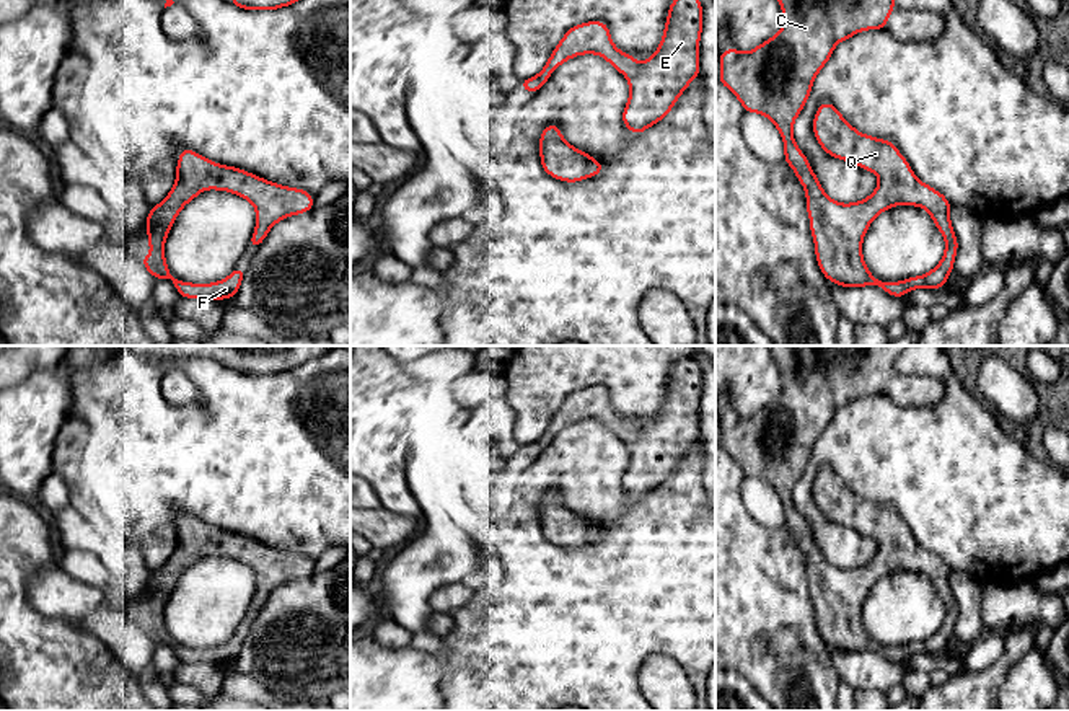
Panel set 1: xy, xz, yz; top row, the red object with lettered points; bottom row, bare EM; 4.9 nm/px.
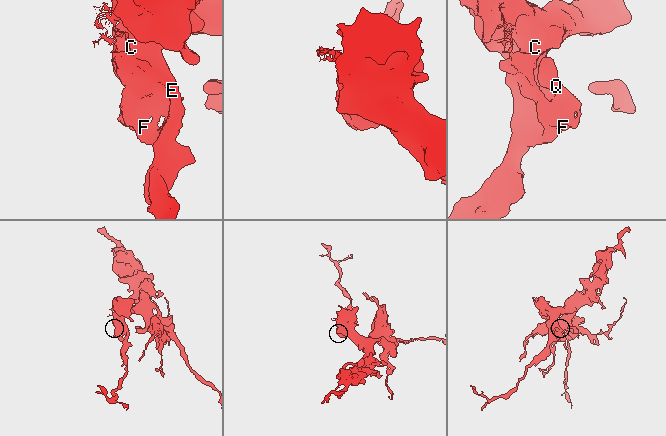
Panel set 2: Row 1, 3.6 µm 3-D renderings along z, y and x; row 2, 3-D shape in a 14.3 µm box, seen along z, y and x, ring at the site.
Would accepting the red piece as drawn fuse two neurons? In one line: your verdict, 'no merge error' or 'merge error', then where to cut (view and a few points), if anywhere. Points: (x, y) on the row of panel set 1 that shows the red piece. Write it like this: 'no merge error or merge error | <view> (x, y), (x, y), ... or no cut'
no merge error | no cut

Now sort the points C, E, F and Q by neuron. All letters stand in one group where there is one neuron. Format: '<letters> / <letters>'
C E F Q

